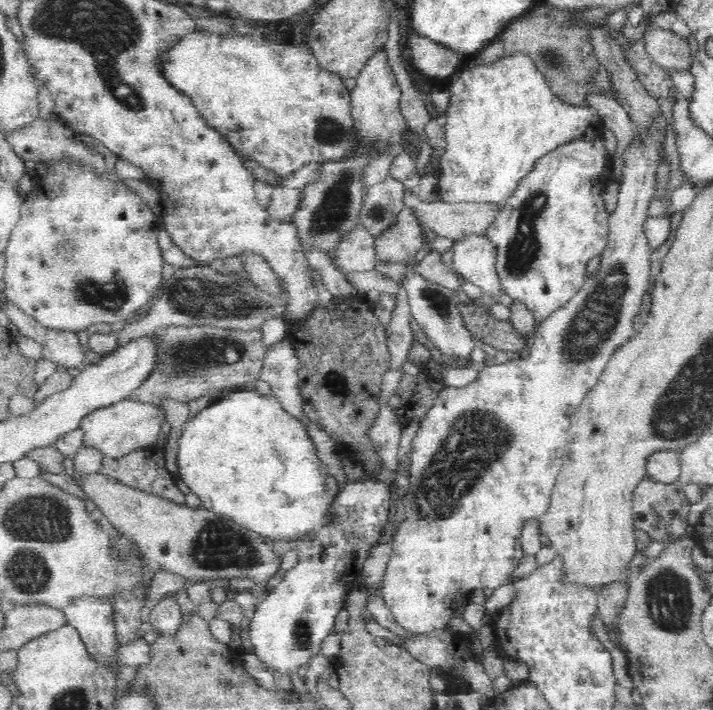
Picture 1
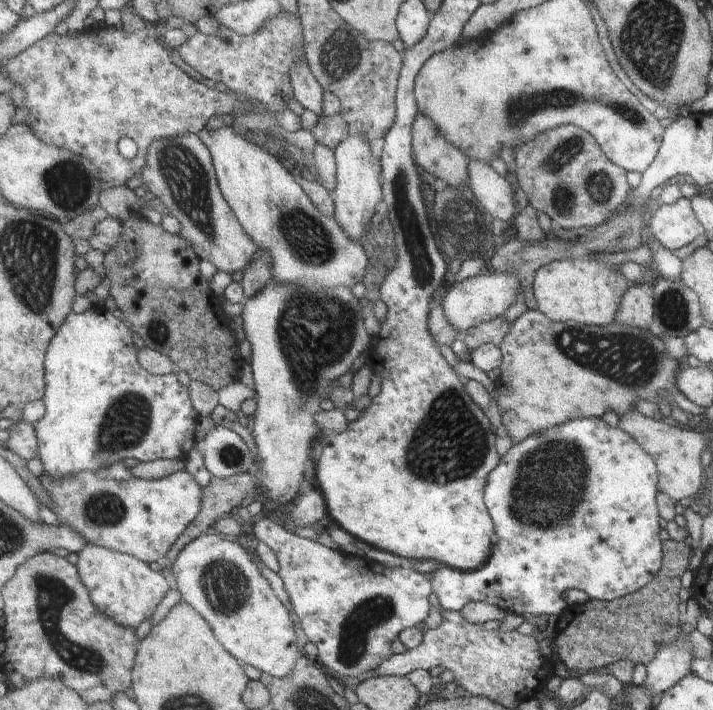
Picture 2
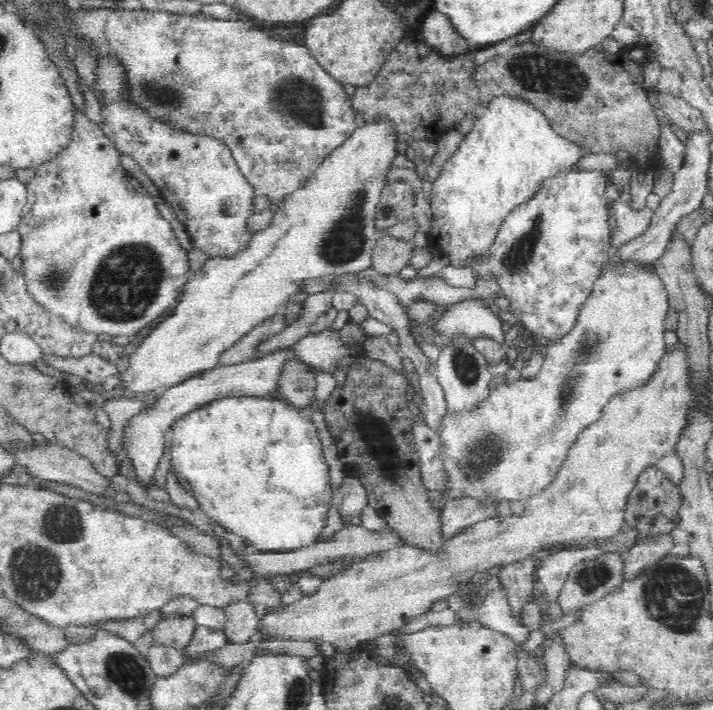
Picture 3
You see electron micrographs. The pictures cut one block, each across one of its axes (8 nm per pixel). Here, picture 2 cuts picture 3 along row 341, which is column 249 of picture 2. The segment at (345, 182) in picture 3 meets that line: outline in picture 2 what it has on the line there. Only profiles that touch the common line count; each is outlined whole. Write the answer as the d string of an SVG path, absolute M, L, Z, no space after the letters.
M207 128L198 135L212 153L220 188L229 207L236 214L244 232L263 253L268 255L272 265L272 279L281 285L320 285L325 289L348 287L363 282L369 260L365 248L359 241L345 232L335 217L323 214L297 183L297 180L279 164L277 158L265 150L253 146L243 136L237 136L231 128L209 131Z

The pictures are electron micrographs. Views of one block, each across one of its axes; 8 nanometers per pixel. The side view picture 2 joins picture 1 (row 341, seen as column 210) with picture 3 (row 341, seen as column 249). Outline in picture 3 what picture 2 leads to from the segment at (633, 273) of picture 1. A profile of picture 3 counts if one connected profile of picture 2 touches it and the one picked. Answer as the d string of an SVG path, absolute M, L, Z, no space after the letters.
M609 259L602 270L600 270L600 276L596 278L594 286L592 286L592 292L586 298L583 308L578 314L578 319L572 330L570 330L565 336L554 341L554 344L548 346L544 362L542 362L541 370L536 377L532 379L524 379L521 377L516 382L508 382L507 384L500 384L496 390L492 390L490 395L486 396L480 404L476 404L474 408L470 410L458 410L458 412L452 412L450 414L444 414L442 422L440 422L440 428L438 428L438 439L441 443L441 458L444 460L444 484L440 486L441 492L446 494L446 501L458 500L461 498L470 498L482 503L482 505L496 505L501 502L512 502L512 500L521 500L526 503L529 498L535 497L540 494L547 486L552 484L554 478L558 474L559 468L562 463L565 462L568 452L572 446L575 446L576 438L578 434L590 426L592 422L596 422L606 402L612 398L612 396L618 395L621 391L631 390L633 387L644 385L657 370L658 362L660 358L664 356L664 350L666 350L665 333L665 319L667 318L667 311L669 310L668 295L661 278L654 273L652 264L645 264L639 260L611 260Z

